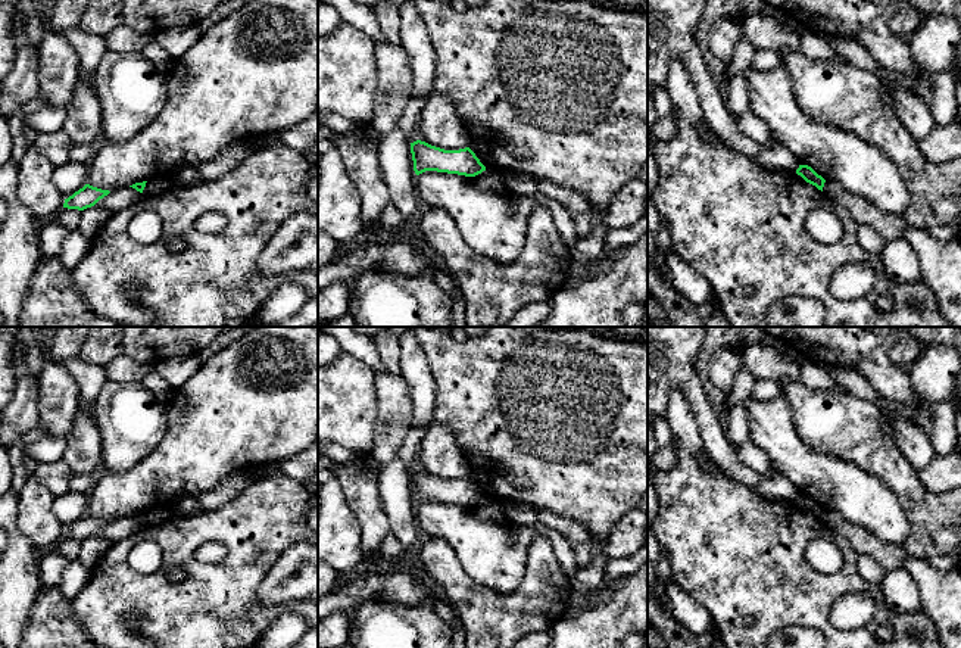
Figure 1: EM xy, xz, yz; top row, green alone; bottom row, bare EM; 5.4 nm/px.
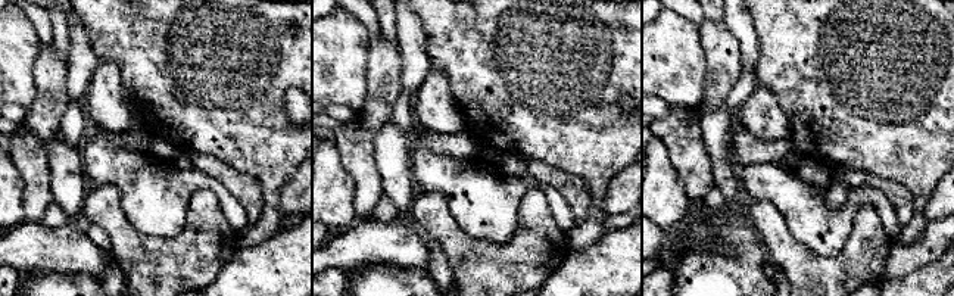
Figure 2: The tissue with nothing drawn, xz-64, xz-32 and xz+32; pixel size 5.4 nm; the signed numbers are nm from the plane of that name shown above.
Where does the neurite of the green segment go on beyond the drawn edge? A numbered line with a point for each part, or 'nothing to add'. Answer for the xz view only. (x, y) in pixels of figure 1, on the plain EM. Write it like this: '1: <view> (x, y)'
nothing to add

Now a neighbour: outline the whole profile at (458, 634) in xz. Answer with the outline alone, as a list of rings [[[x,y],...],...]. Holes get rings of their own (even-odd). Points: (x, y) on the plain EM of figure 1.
[[[459,620],[455,623],[452,629],[452,644],[450,648],[467,648],[465,630]]]

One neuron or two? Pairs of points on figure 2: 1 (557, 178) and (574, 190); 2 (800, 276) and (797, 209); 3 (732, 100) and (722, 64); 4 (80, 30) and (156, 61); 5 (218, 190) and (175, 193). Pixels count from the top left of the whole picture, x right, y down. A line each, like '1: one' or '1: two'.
1: one
2: two
3: two
4: two
5: one

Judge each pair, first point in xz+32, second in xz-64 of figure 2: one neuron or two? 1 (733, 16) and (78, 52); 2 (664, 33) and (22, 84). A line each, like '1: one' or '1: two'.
1: one
2: one

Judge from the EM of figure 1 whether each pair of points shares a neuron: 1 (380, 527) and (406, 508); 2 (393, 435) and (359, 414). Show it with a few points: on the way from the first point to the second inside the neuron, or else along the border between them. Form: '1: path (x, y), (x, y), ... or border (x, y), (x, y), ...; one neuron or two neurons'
1: border (378, 489), (390, 532); two neurons
2: border (374, 388), (376, 436), (374, 445), (367, 452); two neurons

